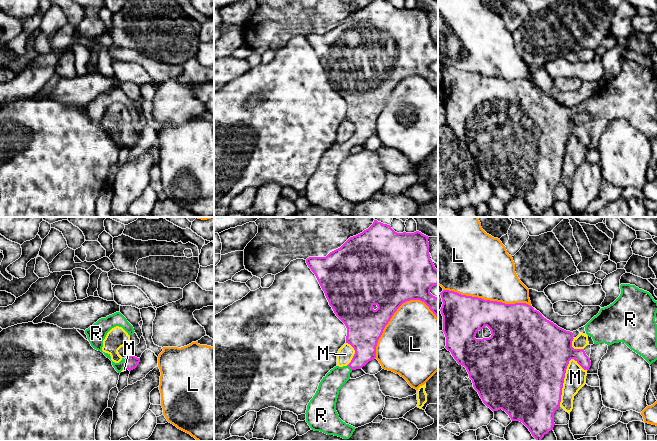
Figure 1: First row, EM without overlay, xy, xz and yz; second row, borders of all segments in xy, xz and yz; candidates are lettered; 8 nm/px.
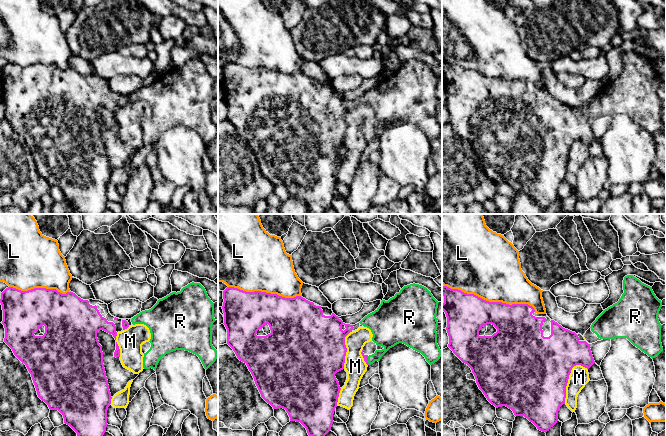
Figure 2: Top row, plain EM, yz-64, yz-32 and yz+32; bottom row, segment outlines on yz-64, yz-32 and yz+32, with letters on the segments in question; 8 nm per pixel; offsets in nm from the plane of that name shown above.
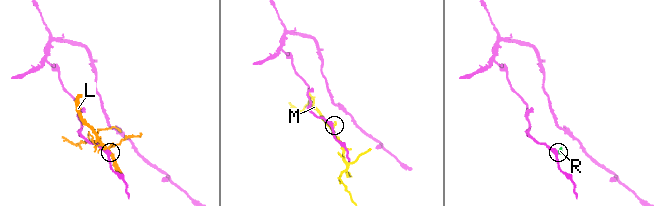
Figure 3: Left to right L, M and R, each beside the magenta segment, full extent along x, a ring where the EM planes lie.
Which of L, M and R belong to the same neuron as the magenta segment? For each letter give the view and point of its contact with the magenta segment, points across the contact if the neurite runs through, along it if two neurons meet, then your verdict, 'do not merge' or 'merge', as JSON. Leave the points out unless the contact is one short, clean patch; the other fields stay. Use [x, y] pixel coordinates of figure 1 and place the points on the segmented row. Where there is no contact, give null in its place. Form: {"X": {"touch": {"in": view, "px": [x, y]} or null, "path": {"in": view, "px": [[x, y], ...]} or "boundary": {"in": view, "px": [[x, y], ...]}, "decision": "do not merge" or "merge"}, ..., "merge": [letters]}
{"L": {"touch": {"in": "xz", "px": [393, 314]}, "decision": "do not merge"}, "M": {"touch": {"in": "yz", "px": [563, 382]}, "decision": "do not merge"}, "R": {"touch": {"in": "xy", "px": [125, 363]}, "path": {"in": "xy", "px": [[131, 362], [125, 363], [119, 366]]}, "decision": "merge"}, "merge": ["R"]}

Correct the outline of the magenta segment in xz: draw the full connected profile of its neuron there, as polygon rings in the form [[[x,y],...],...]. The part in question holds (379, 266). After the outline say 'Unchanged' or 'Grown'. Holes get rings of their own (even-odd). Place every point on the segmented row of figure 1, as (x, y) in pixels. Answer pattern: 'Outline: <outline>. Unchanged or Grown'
Outline: [[[374,220],[373,224],[362,233],[350,237],[340,248],[330,252],[326,257],[309,257],[306,263],[315,274],[325,296],[336,316],[347,328],[346,343],[350,344],[355,354],[347,366],[336,366],[331,369],[319,383],[318,389],[307,405],[306,422],[314,431],[349,439],[355,427],[343,422],[336,411],[339,390],[350,379],[353,370],[361,369],[369,361],[376,358],[376,346],[385,326],[397,309],[410,300],[420,300],[438,318],[438,298],[430,293],[433,286],[438,285],[438,270],[429,254],[429,237],[419,231],[414,233],[397,233],[390,225]]]. Grown

